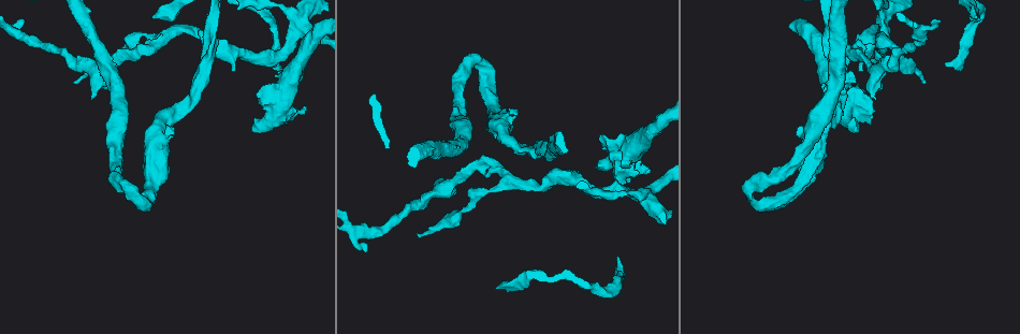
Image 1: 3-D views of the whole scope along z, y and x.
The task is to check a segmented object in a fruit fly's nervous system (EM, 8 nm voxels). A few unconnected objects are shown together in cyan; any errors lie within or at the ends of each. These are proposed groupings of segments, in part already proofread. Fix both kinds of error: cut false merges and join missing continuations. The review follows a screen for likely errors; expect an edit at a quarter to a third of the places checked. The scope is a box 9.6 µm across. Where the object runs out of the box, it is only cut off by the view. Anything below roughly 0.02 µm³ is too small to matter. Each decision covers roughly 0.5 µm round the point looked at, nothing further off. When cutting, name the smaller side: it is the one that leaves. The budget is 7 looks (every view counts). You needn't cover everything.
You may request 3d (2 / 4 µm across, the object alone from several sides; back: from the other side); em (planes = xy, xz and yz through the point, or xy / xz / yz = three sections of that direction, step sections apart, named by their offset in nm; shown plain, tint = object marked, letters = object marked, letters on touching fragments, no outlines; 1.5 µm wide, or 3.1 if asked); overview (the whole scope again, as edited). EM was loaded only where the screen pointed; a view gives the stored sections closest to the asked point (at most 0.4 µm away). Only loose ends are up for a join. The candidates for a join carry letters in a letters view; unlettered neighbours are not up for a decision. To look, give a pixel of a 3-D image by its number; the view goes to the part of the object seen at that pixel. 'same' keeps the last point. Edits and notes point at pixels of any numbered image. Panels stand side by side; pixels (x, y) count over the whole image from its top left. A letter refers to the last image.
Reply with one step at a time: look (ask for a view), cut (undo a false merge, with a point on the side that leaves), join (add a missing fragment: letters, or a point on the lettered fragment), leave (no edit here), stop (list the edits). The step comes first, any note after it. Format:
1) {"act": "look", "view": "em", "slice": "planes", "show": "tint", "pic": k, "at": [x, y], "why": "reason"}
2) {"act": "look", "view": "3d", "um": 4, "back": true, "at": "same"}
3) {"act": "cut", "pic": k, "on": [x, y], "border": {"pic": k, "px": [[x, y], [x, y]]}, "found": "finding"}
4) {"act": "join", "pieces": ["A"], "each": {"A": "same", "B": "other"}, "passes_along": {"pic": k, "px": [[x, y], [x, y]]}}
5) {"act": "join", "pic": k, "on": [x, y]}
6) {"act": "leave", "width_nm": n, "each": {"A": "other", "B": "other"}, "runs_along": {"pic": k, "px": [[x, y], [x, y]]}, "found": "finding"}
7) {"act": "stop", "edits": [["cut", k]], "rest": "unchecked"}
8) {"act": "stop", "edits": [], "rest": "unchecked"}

{"act": "look", "view": "em", "slice": "planes", "show": "letters", "pic": 1, "at": [251, 130]}

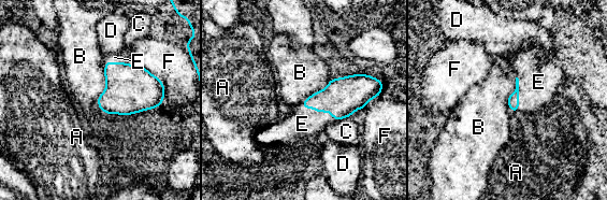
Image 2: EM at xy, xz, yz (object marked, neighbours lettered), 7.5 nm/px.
{"act": "join", "pieces": ["E"], "each": {"A": "other", "B": "other", "C": "other", "D": "other", "E": "same", "F": "other"}, "passes_along": {"pic": 2, "px": [[342, 97], [319, 112], [302, 124]]}, "found": "it goes on there"}

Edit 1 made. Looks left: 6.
{"act": "look", "view": "3d", "um": 2, "back": true, "pic": 1, "at": [152, 16], "why": "an open end"}

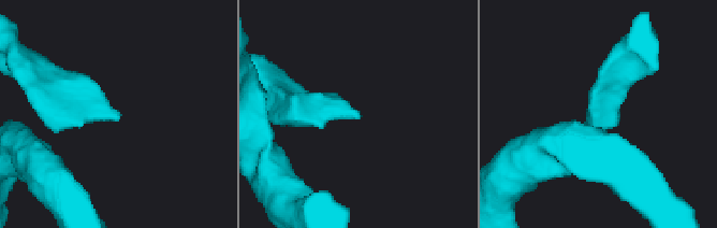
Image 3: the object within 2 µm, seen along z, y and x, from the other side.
{"act": "look", "view": "em", "slice": "planes", "show": "letters", "pic": 3, "at": [357, 114], "why": "need the tissue"}

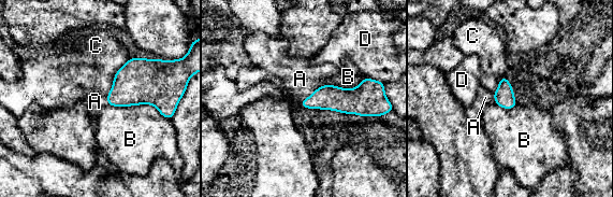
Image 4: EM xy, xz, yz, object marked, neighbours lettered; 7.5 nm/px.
{"act": "join", "pieces": ["A"], "each": {"A": "same", "B": "other", "C": "other", "D": "other"}, "found": "it goes on there"}

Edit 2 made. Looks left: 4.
{"act": "look", "view": "em", "slice": "xy", "step": 8, "show": "tint", "pic": 1, "at": [483, 161], "why": "sharp bend"}

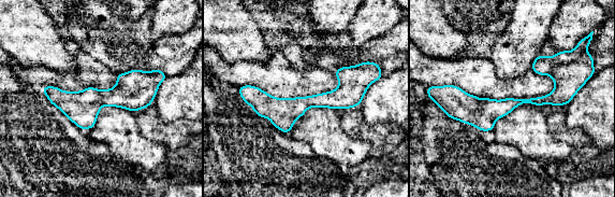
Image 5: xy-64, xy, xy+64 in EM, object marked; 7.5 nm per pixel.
{"act": "look", "view": "em", "slice": "planes", "show": "tint", "at": "same"}

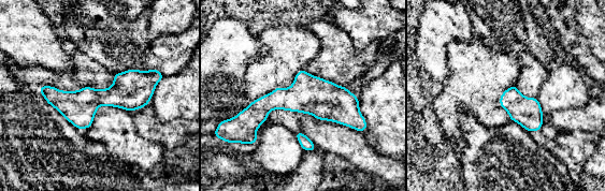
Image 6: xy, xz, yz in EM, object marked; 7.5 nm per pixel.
{"act": "look", "view": "em", "slice": "planes", "show": "letters", "at": "same"}

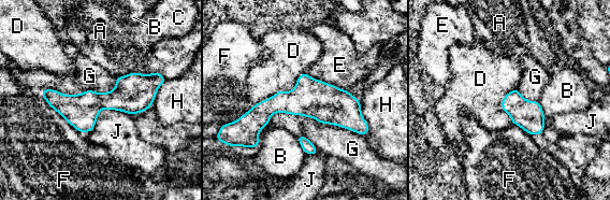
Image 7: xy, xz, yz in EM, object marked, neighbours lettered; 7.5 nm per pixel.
{"act": "leave", "width_nm": 240, "longest_contact_nm": ["G", 800], "each": {"A": "other", "B": "other", "C": "other", "D": "other", "E": "other", "F": "other", "G": "other", "H": "other", "J": "other"}, "found": "one neuron here"}

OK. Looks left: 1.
{"act": "stop", "edits": [["join", 2], ["join", 4]], "rest": "unchecked"}

